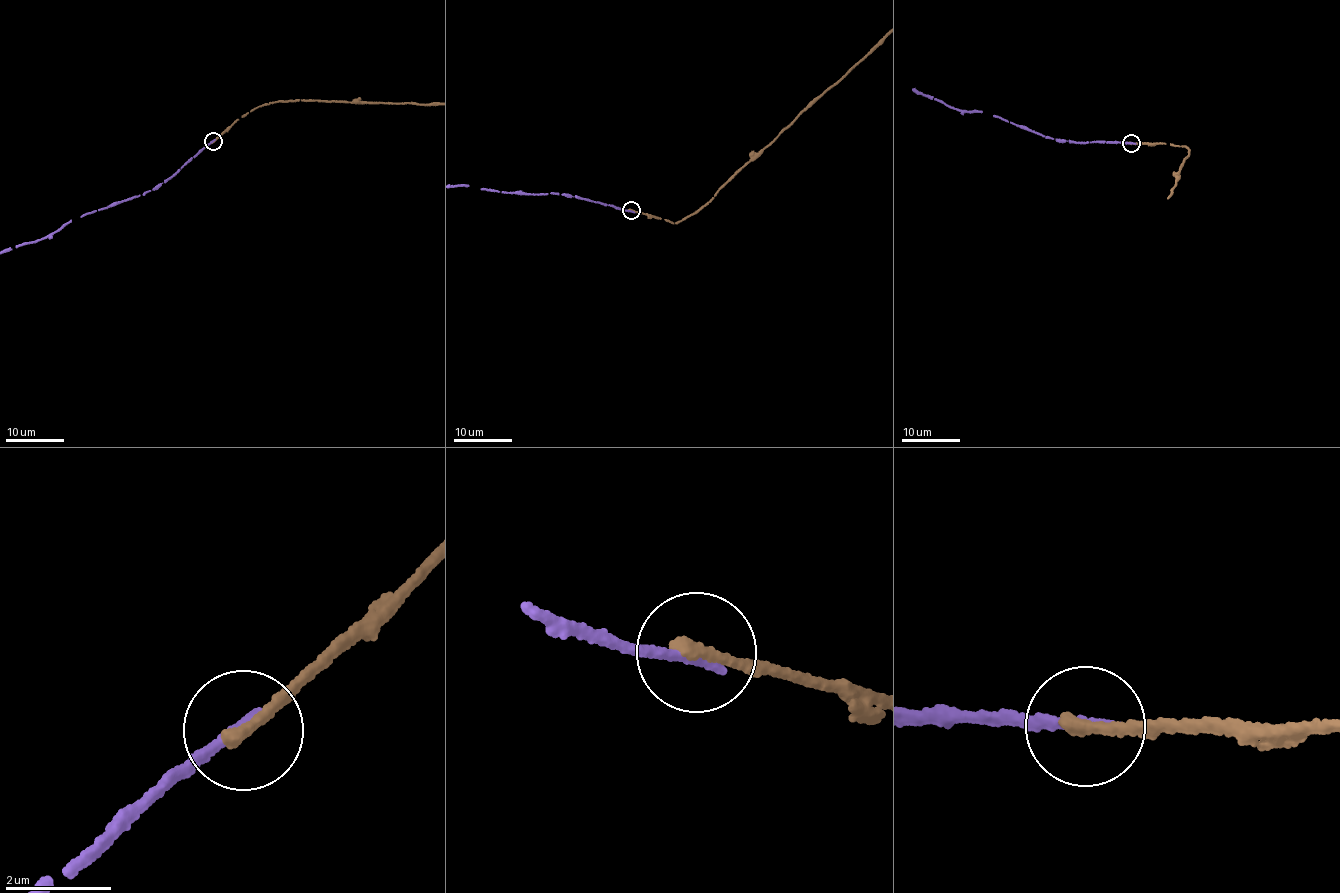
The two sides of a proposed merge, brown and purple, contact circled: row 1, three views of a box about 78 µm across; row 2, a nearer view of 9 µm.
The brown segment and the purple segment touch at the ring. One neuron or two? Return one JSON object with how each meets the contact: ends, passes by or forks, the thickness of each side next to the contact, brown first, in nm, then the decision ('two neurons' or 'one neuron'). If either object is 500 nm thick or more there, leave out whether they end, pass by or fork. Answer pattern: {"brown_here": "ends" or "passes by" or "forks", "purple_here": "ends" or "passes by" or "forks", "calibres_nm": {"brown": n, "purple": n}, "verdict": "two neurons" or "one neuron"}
{"brown_here": "ends", "purple_here": "ends", "calibres_nm": {"brown": 280, "purple": 240}, "verdict": "two neurons"}

